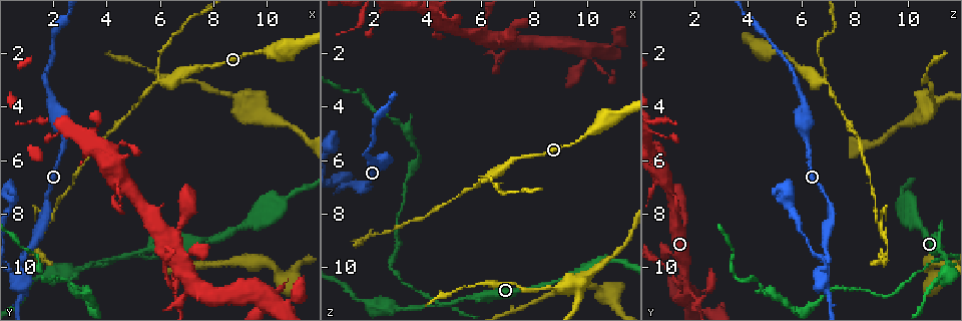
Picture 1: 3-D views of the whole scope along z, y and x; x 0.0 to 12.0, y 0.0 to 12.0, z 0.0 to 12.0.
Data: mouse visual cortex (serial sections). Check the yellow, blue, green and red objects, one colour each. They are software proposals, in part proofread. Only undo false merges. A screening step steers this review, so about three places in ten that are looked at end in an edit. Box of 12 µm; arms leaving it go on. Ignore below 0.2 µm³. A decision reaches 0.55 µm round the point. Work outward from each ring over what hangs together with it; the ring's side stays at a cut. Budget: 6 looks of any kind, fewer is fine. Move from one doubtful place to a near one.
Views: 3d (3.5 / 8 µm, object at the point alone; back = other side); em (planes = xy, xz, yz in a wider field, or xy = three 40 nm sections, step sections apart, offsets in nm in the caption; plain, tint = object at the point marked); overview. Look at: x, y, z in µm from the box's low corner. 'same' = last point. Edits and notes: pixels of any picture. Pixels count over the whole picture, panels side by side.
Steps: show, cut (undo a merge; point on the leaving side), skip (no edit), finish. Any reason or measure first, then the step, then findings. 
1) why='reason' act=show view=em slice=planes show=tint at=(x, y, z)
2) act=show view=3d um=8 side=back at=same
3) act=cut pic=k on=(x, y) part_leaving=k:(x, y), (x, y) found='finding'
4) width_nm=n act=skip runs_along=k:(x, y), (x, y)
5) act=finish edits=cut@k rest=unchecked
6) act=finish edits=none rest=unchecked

why='abrupt turn' act=show view=3d um=3.5 at=(0.8, 10.6, 6.8)

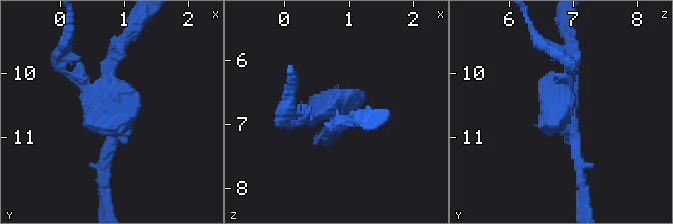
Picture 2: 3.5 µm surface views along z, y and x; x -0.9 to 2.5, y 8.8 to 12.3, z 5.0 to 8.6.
why='need the tissue' act=show view=em slice=xy step=1 show=tint at=(0.85, 10.60, 6.80)

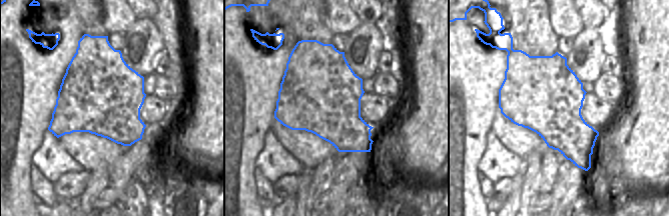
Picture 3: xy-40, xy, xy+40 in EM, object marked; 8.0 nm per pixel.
act=skip runs_along=2:(117, 52), (114, 110), (71, 77) found='continuous, no second cell'

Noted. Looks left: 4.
why='arms run side by side' act=show view=3d um=3.5 at=(4.6, 9.6, 11.4)

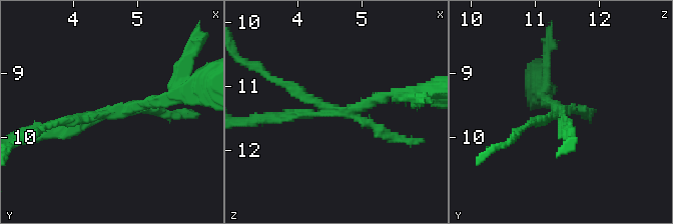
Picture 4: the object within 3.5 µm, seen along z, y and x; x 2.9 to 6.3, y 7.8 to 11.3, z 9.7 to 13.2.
act=show view=em slice=xy step=5 show=tint at=(4.55, 9.60, 11.35)

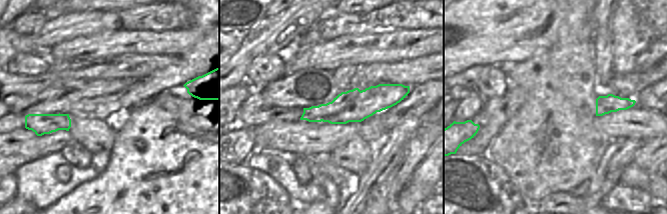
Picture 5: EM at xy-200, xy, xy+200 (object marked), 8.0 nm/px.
width_nm=260 act=cut pic=4 on=(542, 119) part_leaving=4:(557, 113), (531, 122), (513, 138) found='a second cell is stuck on'

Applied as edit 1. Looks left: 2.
why='thick turns thin' act=show view=3d um=3.5 at=(6.0, 3.1, 6.8)

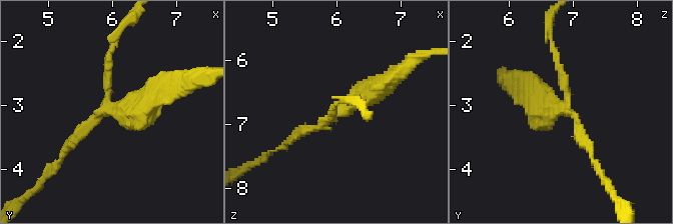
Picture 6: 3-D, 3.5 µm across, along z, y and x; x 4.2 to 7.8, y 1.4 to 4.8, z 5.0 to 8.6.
why='shape alone is not enough' act=show view=em slice=xy step=1 show=tint at=(6.05, 3.00, 6.75)

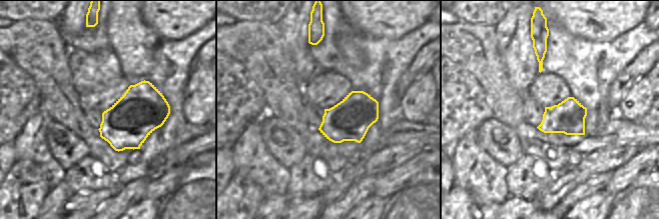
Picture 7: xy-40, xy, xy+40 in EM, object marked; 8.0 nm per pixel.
act=cut pic=6 on=(560, 67) part_leaving=6:(567, 111), (605, 179) found='a second cell is stuck on'

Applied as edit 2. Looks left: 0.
act=finish edits=cut@4,cut@6 rest=unchecked

